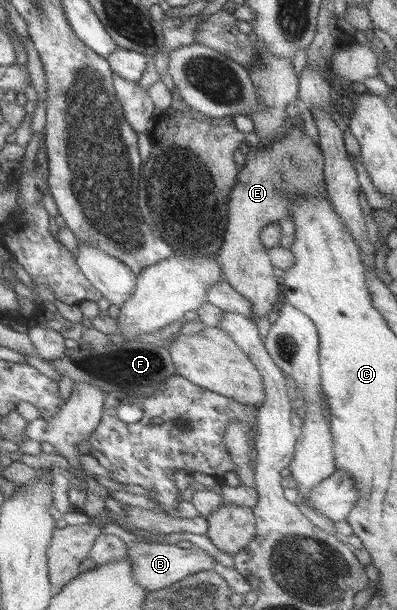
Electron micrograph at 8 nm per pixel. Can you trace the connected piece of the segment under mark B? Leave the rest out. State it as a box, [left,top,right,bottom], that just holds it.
[127,542,214,592]

